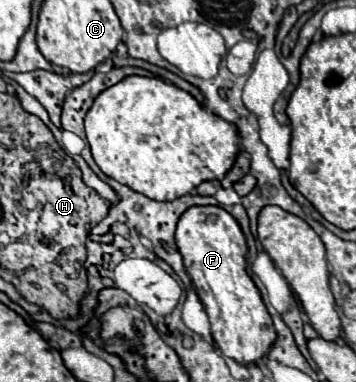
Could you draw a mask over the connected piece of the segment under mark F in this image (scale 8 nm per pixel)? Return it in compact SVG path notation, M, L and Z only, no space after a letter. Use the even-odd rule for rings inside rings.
M192 206L176 228L176 246L184 258L184 268L206 308L212 324L212 338L224 356L240 364L258 364L276 340L272 318L260 298L260 292L246 272L246 238L222 206Z

